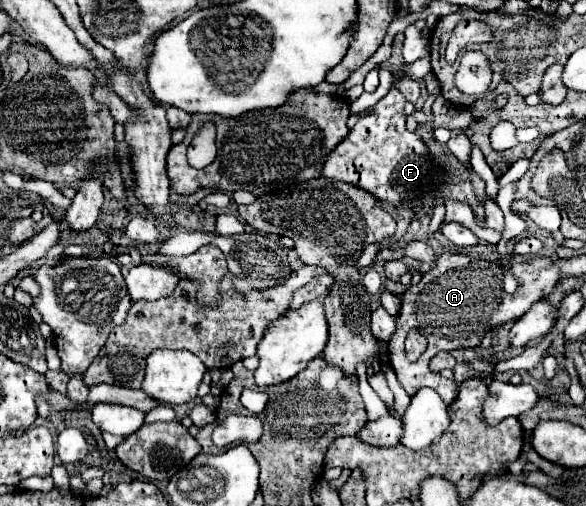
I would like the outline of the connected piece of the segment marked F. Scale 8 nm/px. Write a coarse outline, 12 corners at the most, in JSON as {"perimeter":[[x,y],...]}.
{"perimeter":[[393,84],[327,156],[323,176],[417,204],[445,168],[405,128]]}

